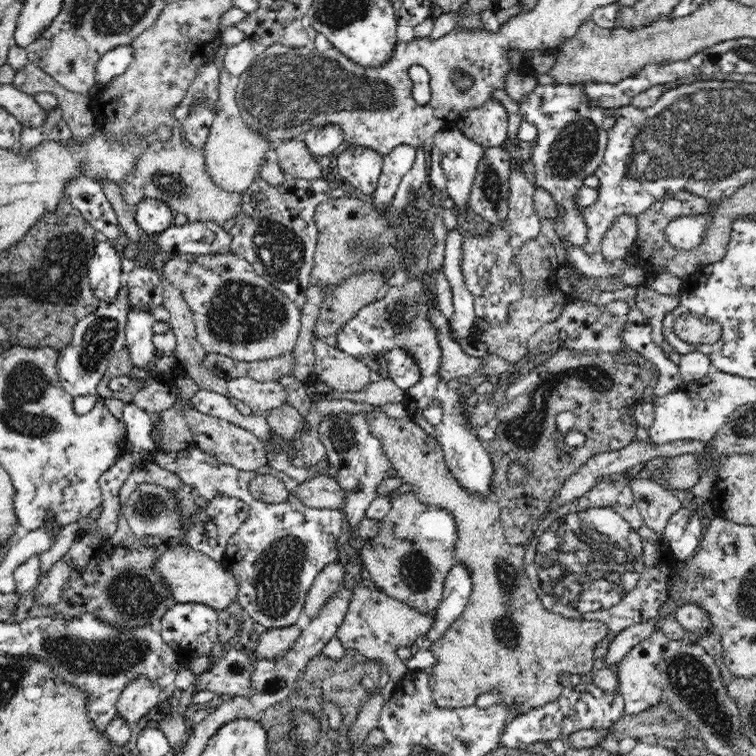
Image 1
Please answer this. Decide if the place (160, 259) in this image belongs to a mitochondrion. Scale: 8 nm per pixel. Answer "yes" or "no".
no

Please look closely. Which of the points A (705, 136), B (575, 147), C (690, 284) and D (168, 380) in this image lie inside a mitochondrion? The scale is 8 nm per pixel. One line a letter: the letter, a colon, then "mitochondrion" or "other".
A: mitochondrion
B: mitochondrion
C: other
D: other

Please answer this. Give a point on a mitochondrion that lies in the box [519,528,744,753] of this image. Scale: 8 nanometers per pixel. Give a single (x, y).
(690, 678)

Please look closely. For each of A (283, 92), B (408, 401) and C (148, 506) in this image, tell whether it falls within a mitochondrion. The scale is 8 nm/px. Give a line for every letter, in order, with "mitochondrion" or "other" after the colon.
A: mitochondrion
B: other
C: mitochondrion

